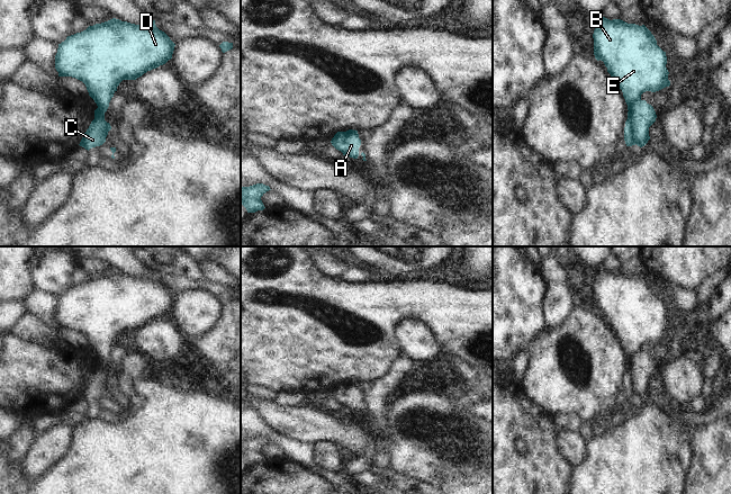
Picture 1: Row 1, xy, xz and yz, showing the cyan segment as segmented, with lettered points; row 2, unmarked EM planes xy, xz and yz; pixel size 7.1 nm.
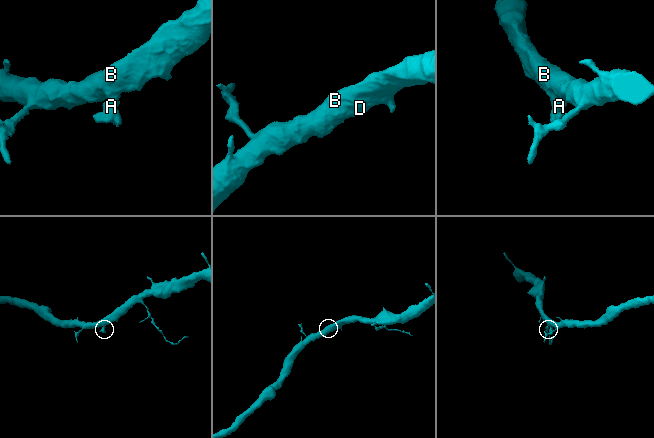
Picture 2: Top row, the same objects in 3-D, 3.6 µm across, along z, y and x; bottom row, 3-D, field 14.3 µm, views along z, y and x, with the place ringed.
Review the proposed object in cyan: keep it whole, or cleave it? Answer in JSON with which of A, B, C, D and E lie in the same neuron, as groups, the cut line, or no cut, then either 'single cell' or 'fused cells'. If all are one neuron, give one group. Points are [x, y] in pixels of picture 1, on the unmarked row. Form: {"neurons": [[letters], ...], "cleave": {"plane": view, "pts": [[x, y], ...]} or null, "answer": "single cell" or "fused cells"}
{"neurons": [["A", "C"], ["B", "D", "E"]], "cleave": {"plane": "yz", "pts": [[640, 351], [629, 362]]}, "answer": "fused cells"}

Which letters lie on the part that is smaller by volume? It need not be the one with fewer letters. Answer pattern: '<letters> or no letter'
A, C

